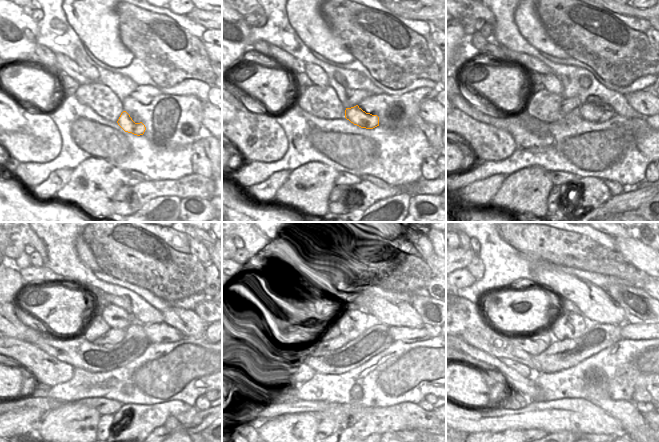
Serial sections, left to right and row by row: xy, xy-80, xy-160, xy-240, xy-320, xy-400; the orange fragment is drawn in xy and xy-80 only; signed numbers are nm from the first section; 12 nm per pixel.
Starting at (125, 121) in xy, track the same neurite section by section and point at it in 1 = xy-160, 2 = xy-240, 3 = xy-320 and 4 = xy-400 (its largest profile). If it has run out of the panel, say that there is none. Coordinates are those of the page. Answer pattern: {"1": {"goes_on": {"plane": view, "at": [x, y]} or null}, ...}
{"1": {"goes_on": {"plane": "xy-160", "at": [596, 113]}}, "2": {"goes_on": {"plane": "xy-240", "at": [161, 333]}}, "3": {"goes_on": {"plane": "xy-320", "at": [396, 333]}}, "4": {"goes_on": {"plane": "xy-400", "at": [632, 331]}}}

